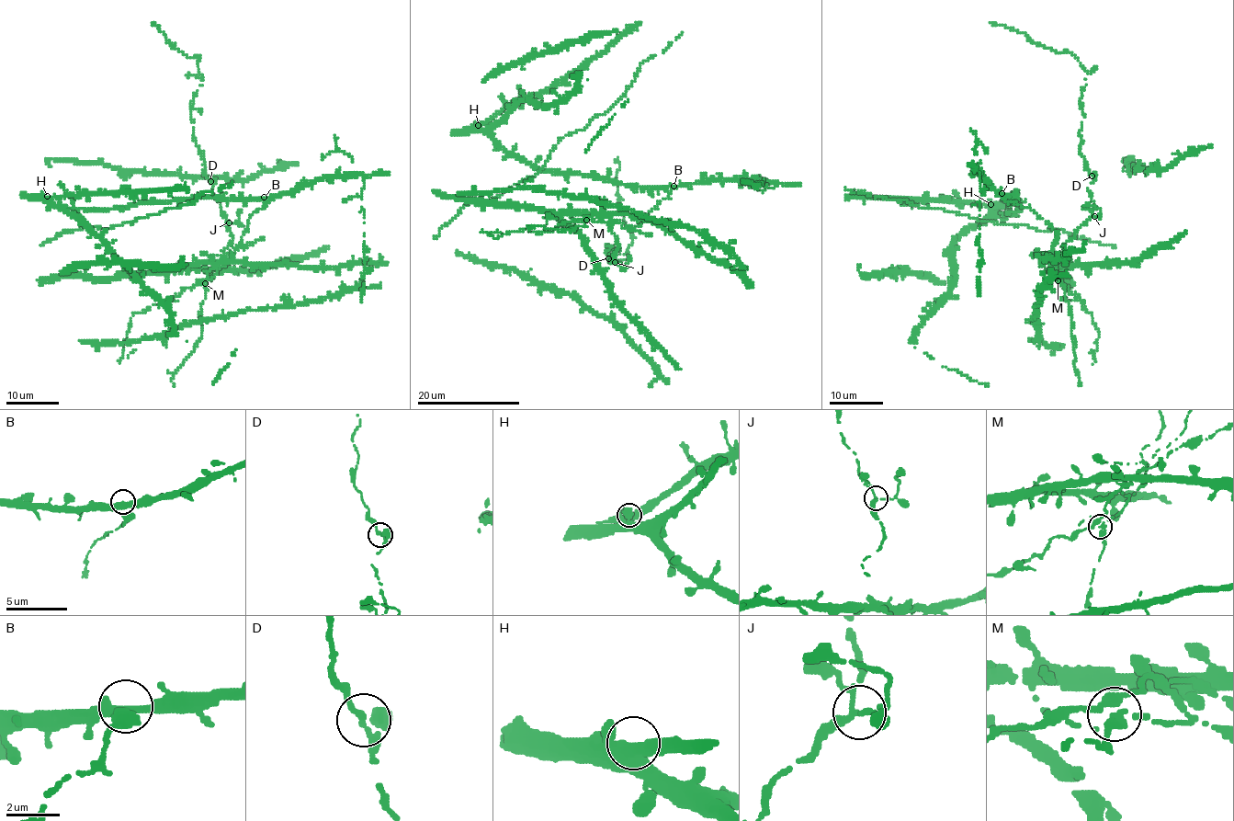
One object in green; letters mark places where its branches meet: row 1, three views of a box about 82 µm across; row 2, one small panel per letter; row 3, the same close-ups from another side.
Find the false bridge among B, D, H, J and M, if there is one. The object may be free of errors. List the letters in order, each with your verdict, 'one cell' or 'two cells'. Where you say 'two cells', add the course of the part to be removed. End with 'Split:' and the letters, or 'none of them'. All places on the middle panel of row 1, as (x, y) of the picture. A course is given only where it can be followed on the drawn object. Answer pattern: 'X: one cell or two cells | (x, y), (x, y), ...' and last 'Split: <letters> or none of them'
B: one cell
D: one cell
H: one cell
J: one cell
M: two cells | (586, 220), (565, 222), (550, 231), (522, 230), (495, 238), (485, 233), (500, 233)
Split: M

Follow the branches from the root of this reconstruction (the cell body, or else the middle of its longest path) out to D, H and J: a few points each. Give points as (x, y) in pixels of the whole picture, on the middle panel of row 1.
D: (670, 190), (632, 229), (611, 223), (609, 228), (619, 246), (616, 261), (611, 261), (609, 255), (608, 258)
H: (670, 190), (673, 187), (634, 188), (582, 175), (551, 174), (535, 169), (514, 156), (507, 156), (478, 125)
J: (670, 190), (668, 197), (632, 229), (611, 223), (609, 228), (619, 246), (614, 256), (615, 262)

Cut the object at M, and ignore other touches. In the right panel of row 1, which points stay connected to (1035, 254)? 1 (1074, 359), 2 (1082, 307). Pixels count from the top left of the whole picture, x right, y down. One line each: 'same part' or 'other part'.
1: same part
2: other part

